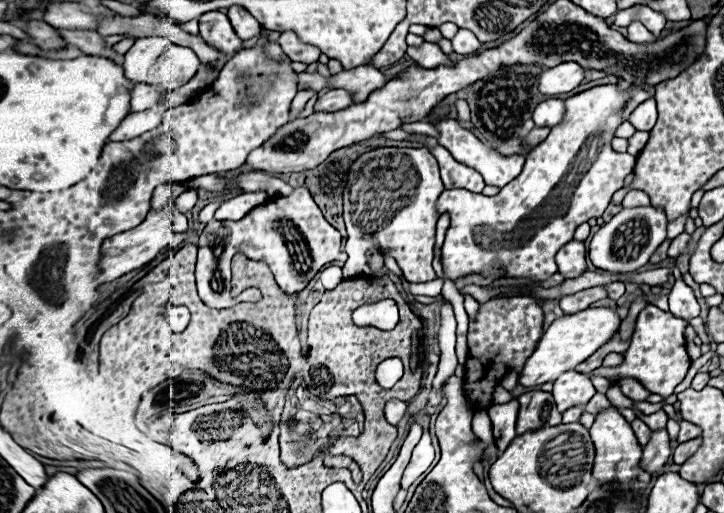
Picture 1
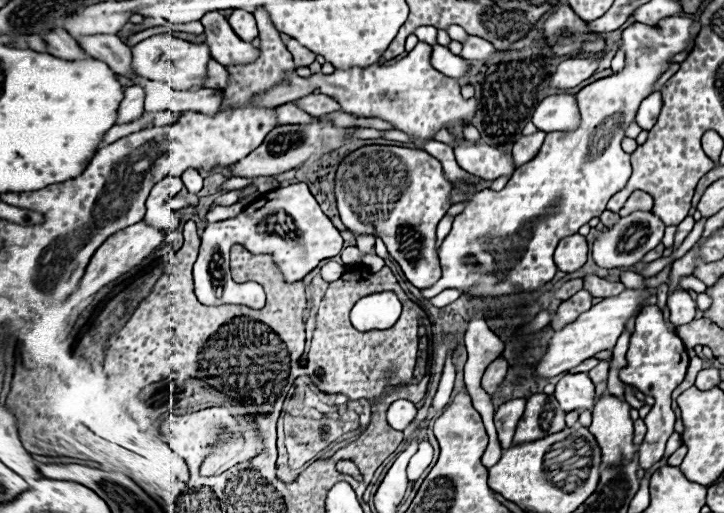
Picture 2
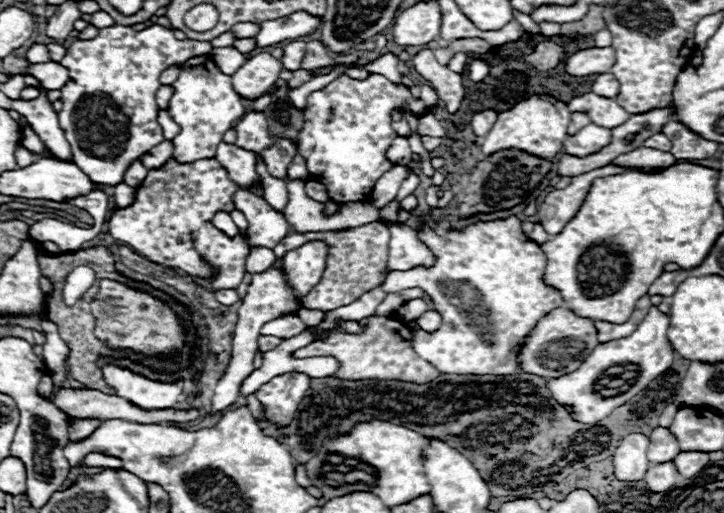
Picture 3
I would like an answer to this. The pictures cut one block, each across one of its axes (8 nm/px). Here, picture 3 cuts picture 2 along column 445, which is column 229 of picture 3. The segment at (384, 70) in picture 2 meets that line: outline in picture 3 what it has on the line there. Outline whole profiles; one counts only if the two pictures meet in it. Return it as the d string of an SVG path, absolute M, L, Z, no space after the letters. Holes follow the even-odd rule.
M206 54L204 58L198 56L190 62L178 64L178 80L172 86L174 94L168 104L168 114L180 126L180 132L172 140L174 158L178 162L214 158L224 132L234 128L246 112L242 106L242 98L232 88L232 76L220 72L216 62Z

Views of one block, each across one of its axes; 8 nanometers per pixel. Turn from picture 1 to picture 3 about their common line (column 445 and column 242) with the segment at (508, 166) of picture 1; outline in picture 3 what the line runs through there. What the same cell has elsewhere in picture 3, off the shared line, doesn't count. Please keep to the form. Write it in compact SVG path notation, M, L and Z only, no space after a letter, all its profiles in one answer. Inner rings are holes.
M248 112L236 124L236 132L238 132L236 144L252 152L262 152L262 148L274 144L274 140L268 134L268 122L264 112Z

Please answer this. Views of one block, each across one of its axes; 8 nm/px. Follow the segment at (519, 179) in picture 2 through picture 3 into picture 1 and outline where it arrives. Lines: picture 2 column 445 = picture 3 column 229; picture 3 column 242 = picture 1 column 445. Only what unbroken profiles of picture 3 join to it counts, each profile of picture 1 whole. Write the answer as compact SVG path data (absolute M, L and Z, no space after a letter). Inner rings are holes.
M616 84L594 86L566 100L566 114L558 126L552 128L548 138L538 144L528 156L524 170L518 178L506 184L496 196L484 196L466 192L464 188L444 190L436 202L438 214L450 216L450 228L446 230L446 240L442 246L443 277L427 283L408 282L408 290L418 296L438 296L444 280L456 280L466 274L494 274L490 270L506 272L504 278L530 278L546 280L556 274L556 254L558 250L572 240L574 230L588 222L590 218L600 218L606 206L610 204L614 192L624 186L624 178L632 173L636 156L614 152L610 140L614 138L616 126L622 122L620 112L630 98L630 92L620 92Z

